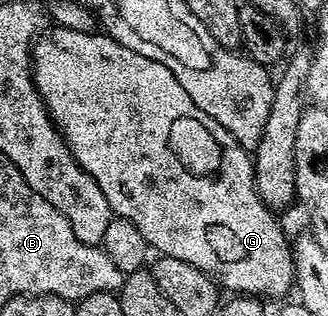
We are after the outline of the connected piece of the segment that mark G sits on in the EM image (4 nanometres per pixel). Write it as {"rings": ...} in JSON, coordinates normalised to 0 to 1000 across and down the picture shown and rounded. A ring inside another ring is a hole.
{"rings":[[[152,89],[125,98],[98,142],[98,256],[110,263],[122,307],[134,313],[134,345],[195,434],[238,525],[250,525],[250,538],[262,538],[262,551],[274,551],[274,563],[299,576],[299,601],[323,614],[323,639],[335,639],[345,674],[363,693],[409,703],[454,788],[473,791],[491,810],[555,820],[579,842],[598,842],[604,854],[646,877],[674,915],[698,911],[698,927],[784,943],[866,937],[878,921],[887,927],[902,870],[884,747],[866,737],[863,715],[841,699],[845,674],[808,652],[799,627],[780,611],[771,497],[759,472],[741,468],[726,437],[713,437],[713,424],[689,411],[689,399],[652,386],[652,373],[640,373],[628,348],[604,348],[604,335],[591,335],[591,320],[579,313],[579,297],[555,285],[543,247],[530,247],[530,234],[518,234],[518,222],[506,222],[494,196],[470,196],[470,184],[433,184],[433,171],[409,171],[409,158],[372,146],[341,114],[308,108],[302,98],[241,101],[232,89]]]}

